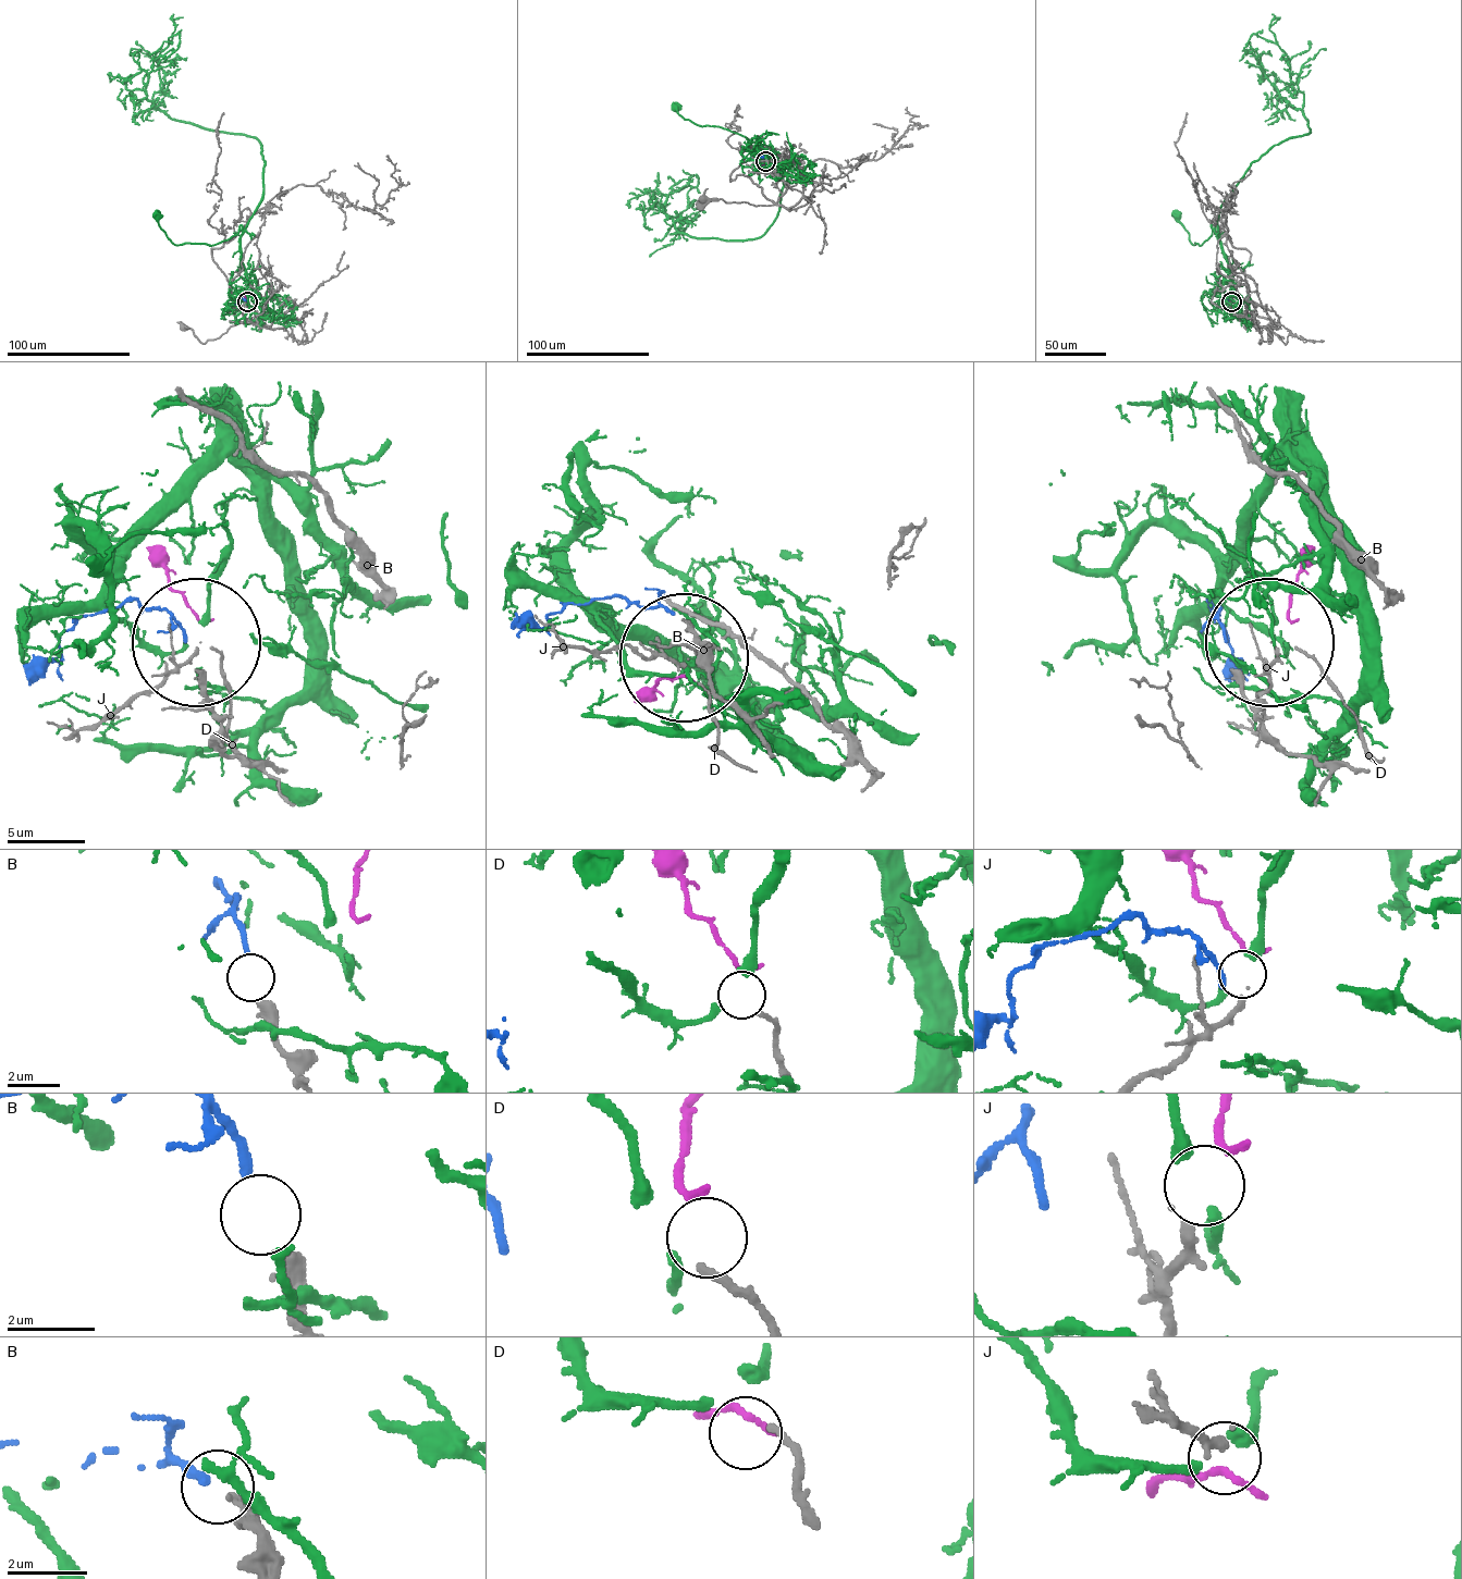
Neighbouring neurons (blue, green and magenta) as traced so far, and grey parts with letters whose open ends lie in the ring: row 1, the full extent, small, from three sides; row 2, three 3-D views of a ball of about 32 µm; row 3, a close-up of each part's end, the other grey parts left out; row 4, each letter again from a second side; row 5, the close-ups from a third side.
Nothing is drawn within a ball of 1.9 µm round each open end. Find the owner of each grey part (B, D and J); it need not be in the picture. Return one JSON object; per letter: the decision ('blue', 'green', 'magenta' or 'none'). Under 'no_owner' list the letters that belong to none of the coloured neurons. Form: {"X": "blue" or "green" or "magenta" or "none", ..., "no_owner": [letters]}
{"B": "blue", "D": "magenta", "J": "none", "no_owner": ["J"]}

